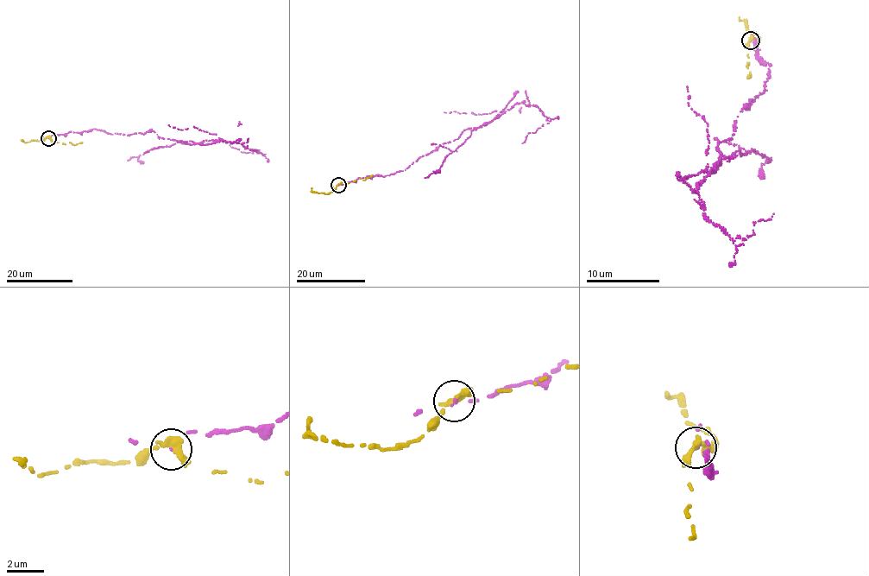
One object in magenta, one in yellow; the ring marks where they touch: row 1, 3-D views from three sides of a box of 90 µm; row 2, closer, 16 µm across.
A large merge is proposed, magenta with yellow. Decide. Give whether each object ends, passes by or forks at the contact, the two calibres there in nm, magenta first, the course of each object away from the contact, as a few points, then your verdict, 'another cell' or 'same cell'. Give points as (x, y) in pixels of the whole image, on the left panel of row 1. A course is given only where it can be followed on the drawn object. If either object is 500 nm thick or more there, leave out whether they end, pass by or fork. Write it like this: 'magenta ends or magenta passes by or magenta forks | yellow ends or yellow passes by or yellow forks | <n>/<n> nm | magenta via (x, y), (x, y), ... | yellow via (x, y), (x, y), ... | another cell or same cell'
magenta ends | yellow passes by | 140/360 nm | magenta via (48, 138), (95, 129), (129, 136), (154, 131), (188, 144), (229, 141), (261, 153), (229, 145) | yellow via (49, 138), (66, 144), (82, 142) | another cell

